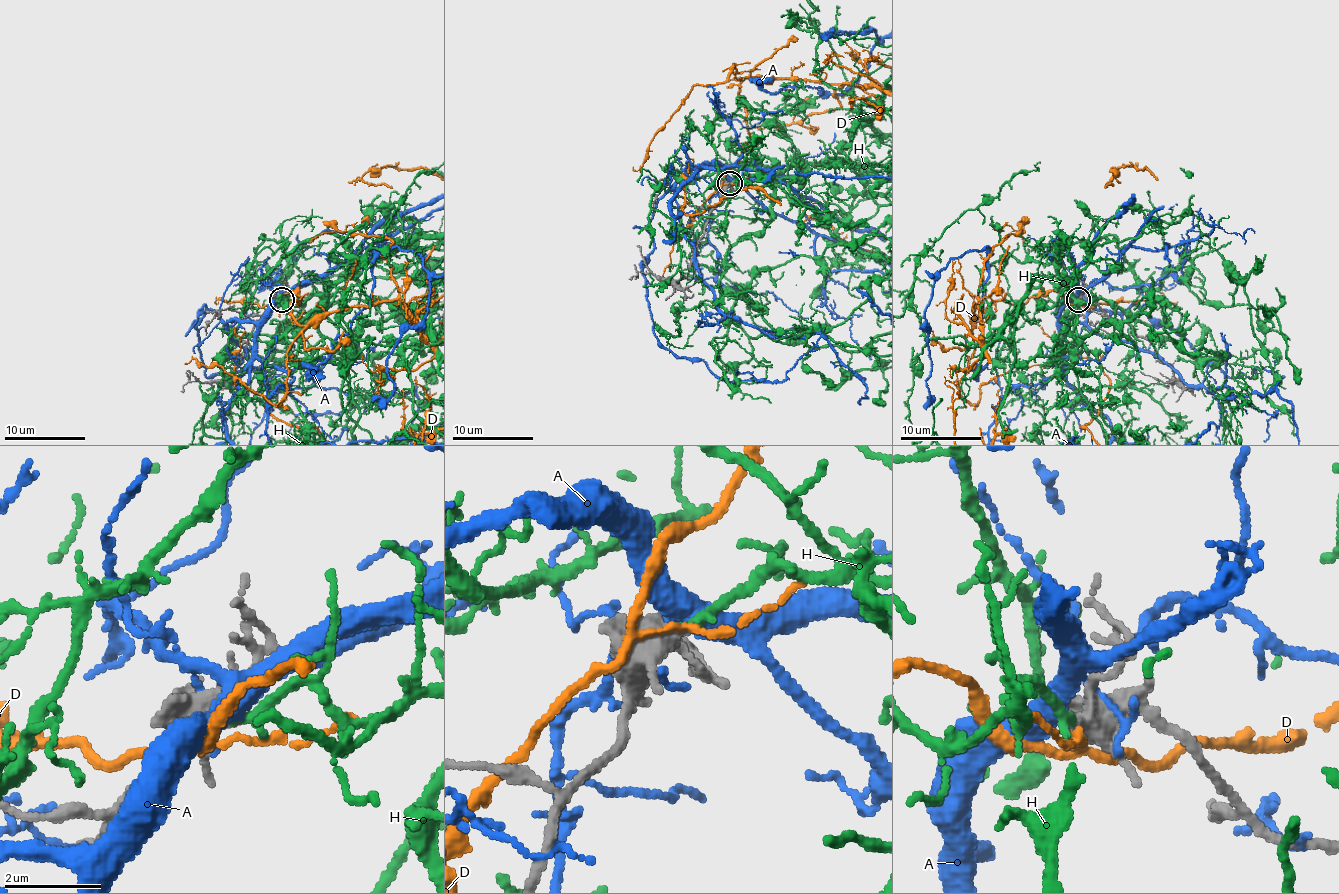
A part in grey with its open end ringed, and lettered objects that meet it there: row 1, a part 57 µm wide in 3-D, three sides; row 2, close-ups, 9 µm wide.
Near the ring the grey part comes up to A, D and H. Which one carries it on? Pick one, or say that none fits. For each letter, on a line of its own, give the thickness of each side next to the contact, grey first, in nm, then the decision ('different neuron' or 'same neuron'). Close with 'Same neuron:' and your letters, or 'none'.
A: 550/180 nm | different neuron
D: 460/160 nm | different neuron
H: 360/200 nm | same neuron
Same neuron: H

